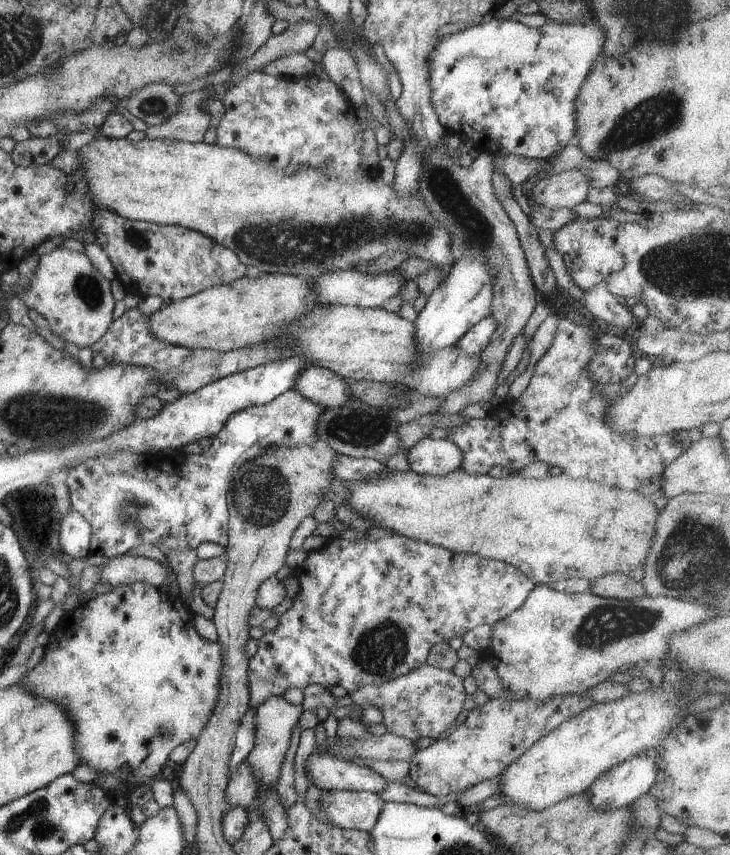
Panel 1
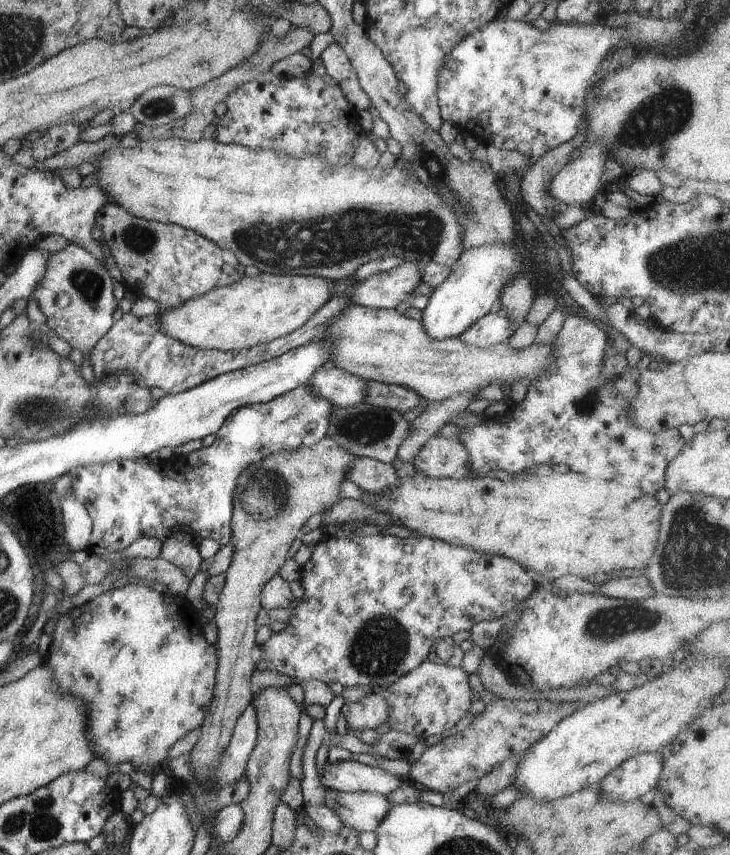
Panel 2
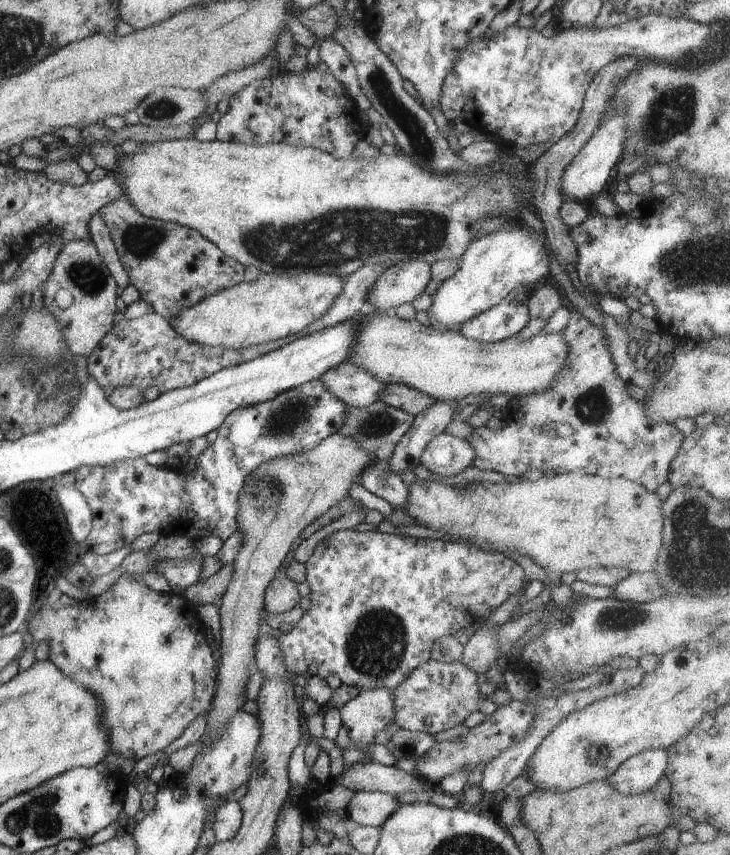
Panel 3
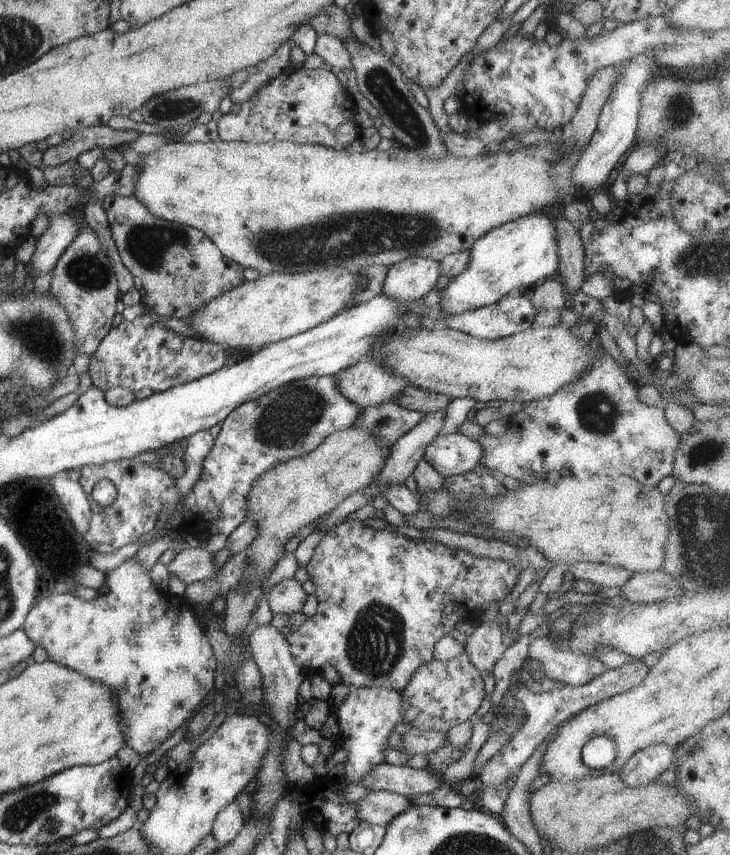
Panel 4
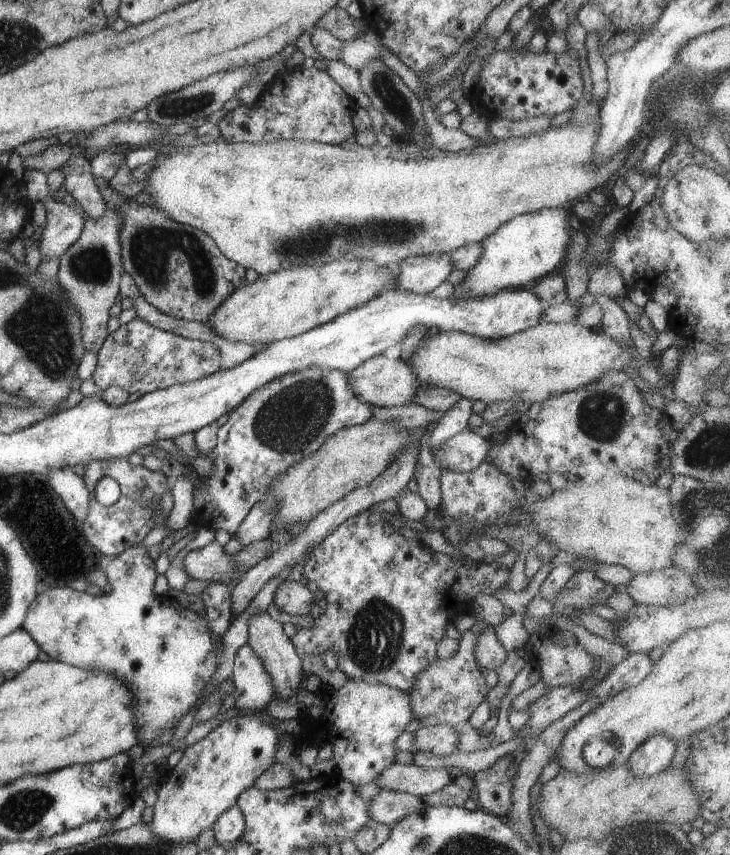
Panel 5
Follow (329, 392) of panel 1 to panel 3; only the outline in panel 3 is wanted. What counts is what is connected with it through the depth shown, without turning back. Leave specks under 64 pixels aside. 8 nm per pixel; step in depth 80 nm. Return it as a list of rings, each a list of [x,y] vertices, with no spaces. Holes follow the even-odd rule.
[[[346,362],[329,368],[319,379],[332,396],[344,401],[348,408],[365,407],[379,400],[379,394],[388,385],[364,369]]]

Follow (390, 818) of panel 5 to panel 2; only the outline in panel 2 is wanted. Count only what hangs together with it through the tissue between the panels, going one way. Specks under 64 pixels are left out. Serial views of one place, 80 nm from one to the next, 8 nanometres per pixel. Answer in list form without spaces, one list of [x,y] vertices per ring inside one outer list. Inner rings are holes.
[[[347,792],[337,794],[335,808],[332,810],[344,827],[368,832],[375,830],[393,806],[389,798],[380,793]]]

